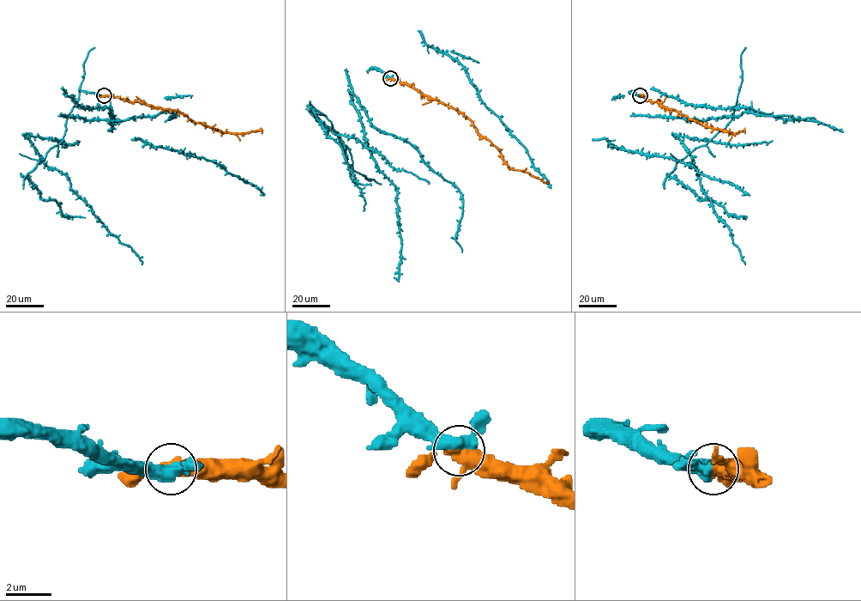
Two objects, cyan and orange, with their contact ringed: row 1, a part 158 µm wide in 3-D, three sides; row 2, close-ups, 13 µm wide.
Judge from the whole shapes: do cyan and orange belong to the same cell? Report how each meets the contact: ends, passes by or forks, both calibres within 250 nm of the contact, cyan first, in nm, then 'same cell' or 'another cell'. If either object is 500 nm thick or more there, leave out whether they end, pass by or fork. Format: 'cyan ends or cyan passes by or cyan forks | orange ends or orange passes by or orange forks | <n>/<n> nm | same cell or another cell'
cyan passes by | orange forks | 480/340 nm | same cell

